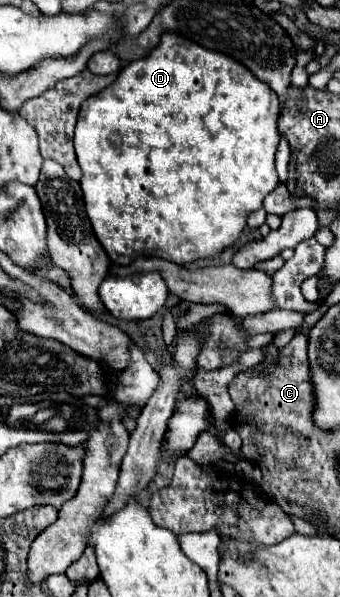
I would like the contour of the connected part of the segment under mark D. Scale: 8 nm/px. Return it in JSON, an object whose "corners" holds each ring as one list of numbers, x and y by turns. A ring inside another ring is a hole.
{"corners":[[175,32,161,34,159,44,145,58,129,62,119,72,117,80,111,86,87,98,79,110,73,144,79,166,83,170,81,190,85,198,85,210,111,262,123,266,123,264,131,264,137,256,157,256,175,264,189,264,201,258,213,258,225,248,233,246,239,240,243,228,247,226,247,216,259,210,263,206,265,196,273,192,279,184,277,170,275,170,275,152,279,146,277,118,279,118,279,98,269,88,269,84,255,78,255,74,247,66,243,66,241,62,235,62,231,56,219,54,215,50,207,50,205,46,199,46,197,42,191,42]]}

